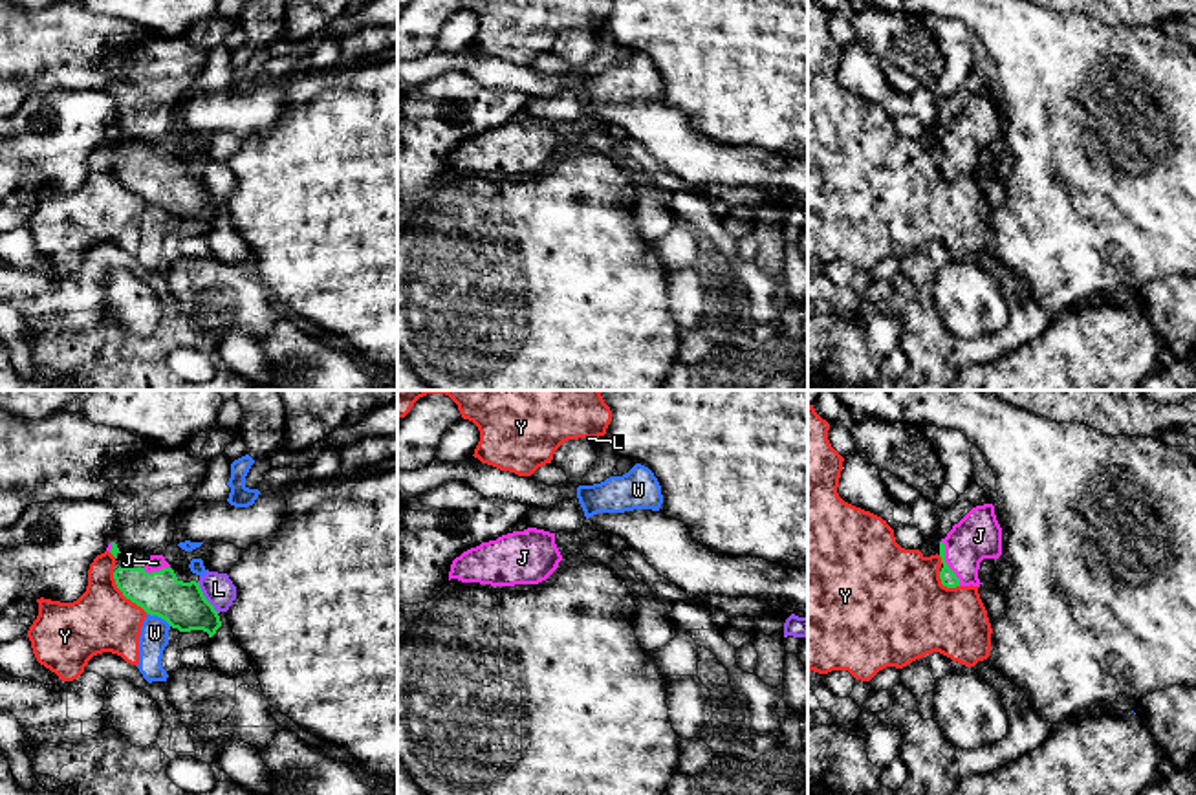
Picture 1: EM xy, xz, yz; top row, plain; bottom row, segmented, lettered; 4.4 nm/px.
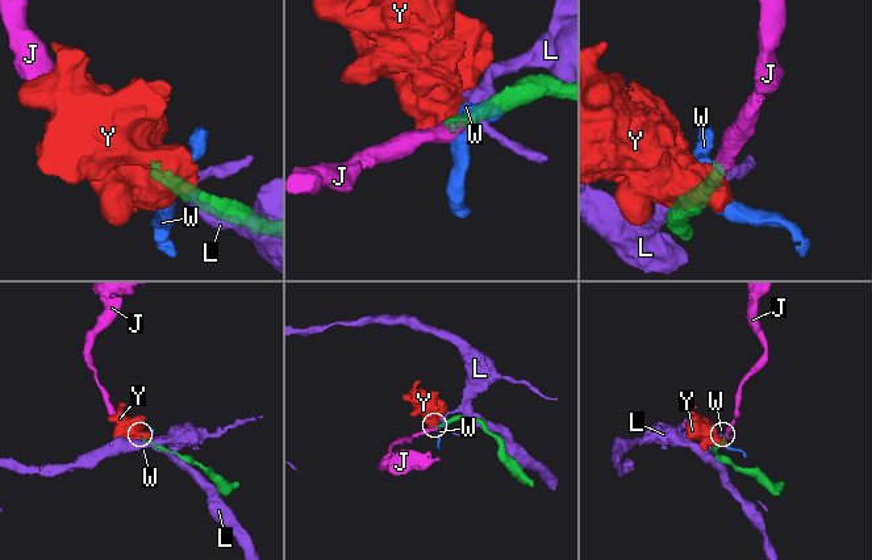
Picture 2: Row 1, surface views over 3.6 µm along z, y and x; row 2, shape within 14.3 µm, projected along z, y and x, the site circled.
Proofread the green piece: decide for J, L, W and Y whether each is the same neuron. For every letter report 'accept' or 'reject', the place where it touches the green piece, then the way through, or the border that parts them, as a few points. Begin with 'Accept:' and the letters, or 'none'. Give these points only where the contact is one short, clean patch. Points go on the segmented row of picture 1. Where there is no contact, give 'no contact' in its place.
Accept: J
J: accept; contact yz (945, 563); way yz (949, 579), (945, 563), (978, 535)
L: reject; contact xy (204, 598)
W: reject; contact xy (160, 616); border xy (147, 612), (163, 618), (171, 625)
Y: reject; contact xy (125, 596); border xy (112, 572), (116, 587), (147, 612)

